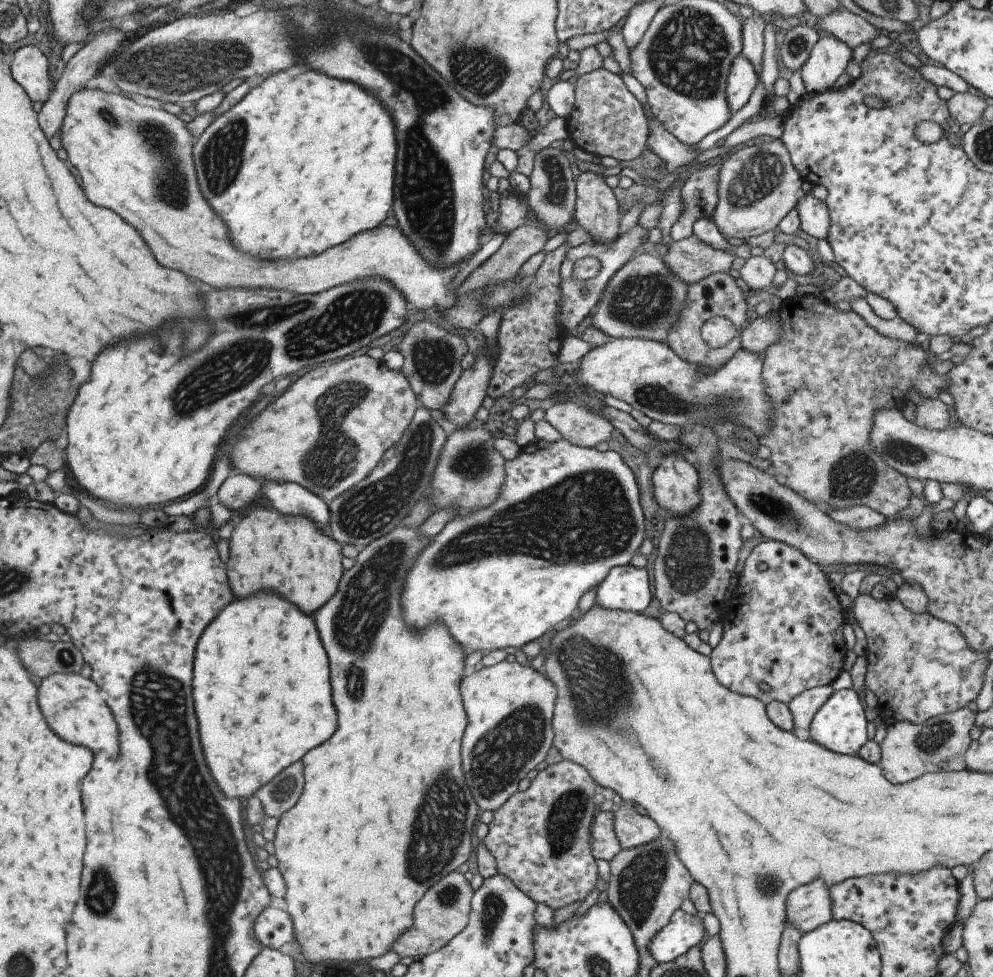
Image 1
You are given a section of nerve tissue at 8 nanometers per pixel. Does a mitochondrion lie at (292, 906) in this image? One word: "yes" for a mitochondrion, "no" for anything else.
no

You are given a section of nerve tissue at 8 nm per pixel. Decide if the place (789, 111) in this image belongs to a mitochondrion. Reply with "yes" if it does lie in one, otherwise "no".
no

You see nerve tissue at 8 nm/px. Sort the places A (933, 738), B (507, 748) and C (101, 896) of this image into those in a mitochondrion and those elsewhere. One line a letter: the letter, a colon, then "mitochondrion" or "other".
A: mitochondrion
B: mitochondrion
C: mitochondrion

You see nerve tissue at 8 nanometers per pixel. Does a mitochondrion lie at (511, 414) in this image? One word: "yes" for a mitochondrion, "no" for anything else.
no

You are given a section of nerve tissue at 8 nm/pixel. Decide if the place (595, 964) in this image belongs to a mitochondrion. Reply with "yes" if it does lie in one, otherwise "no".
yes

